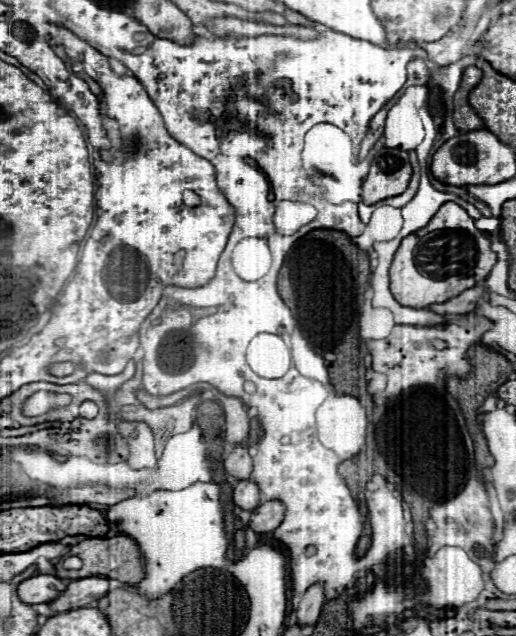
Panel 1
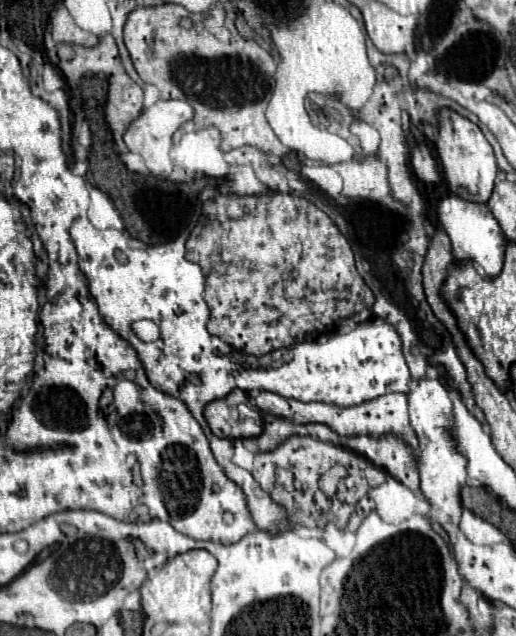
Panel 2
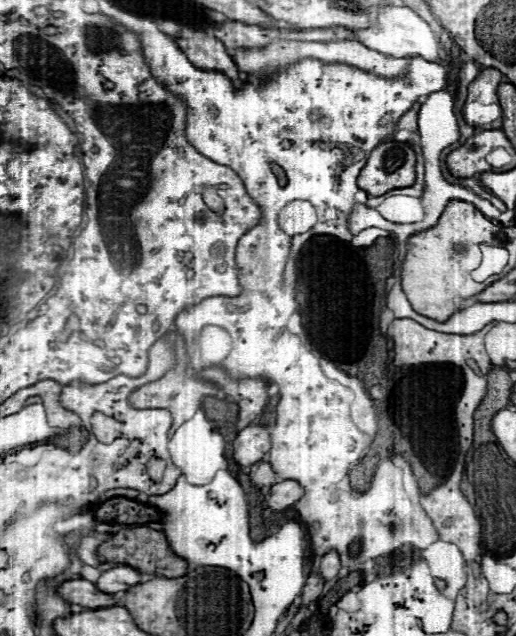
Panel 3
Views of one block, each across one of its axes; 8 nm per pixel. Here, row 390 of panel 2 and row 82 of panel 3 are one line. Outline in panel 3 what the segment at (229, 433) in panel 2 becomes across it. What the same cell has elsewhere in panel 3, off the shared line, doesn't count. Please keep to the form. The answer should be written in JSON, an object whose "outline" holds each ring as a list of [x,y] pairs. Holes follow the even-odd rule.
{"outline":[[[184,28],[176,40],[180,44],[180,48],[184,50],[184,54],[188,56],[188,60],[200,68],[200,70],[214,70],[214,72],[222,72],[226,74],[232,84],[236,88],[242,86],[240,80],[240,72],[238,66],[234,64],[232,56],[226,52],[224,44],[216,38],[206,36],[200,30],[192,30],[192,28]]]}

